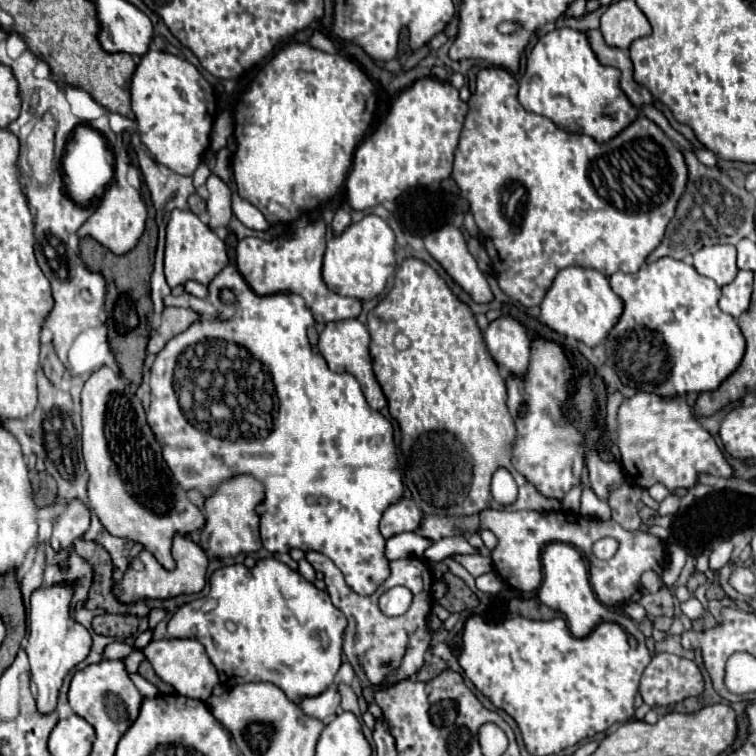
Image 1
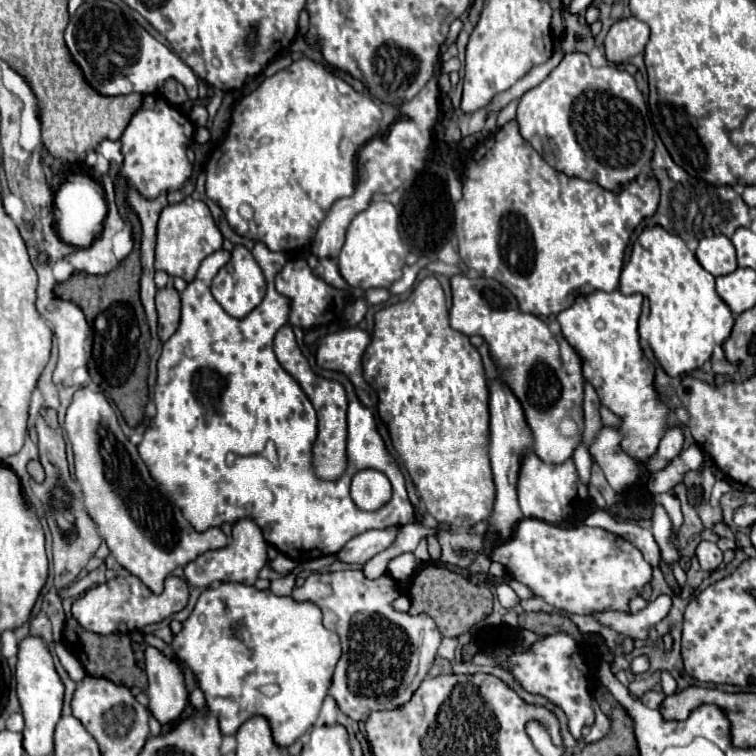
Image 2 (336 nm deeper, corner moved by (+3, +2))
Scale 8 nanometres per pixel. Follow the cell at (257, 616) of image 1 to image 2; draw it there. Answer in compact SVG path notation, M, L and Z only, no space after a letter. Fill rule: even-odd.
M220 583L202 591L192 615L184 621L184 629L174 635L172 649L192 669L198 687L204 691L206 707L218 715L222 735L234 735L244 721L260 715L270 723L274 743L280 749L298 741L314 725L328 693L334 665L340 659L340 639L322 625L322 611L314 603L298 603L292 597L274 595L270 589L258 591L242 583ZM264 685L278 685L280 691L266 697L260 691Z

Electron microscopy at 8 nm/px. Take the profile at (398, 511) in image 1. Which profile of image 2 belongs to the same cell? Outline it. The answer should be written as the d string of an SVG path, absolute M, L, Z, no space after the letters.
M388 527L386 531L366 531L354 539L350 539L342 551L336 553L336 561L342 563L366 563L380 551L388 549L390 543L396 539L398 529Z

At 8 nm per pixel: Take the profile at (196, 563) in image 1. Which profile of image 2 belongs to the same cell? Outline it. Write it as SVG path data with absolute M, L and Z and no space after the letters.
M126 575L88 589L80 599L72 603L72 617L86 631L92 631L98 635L132 633L132 631L140 631L146 625L164 621L166 617L182 611L186 603L188 603L188 585L184 579L170 575L164 583L164 591L160 595L154 595L138 577Z

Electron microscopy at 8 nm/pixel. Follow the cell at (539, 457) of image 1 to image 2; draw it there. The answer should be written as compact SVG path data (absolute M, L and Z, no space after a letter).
M530 453L522 461L522 471L518 477L518 501L520 501L524 517L540 519L540 521L546 521L552 525L566 523L580 511L580 507L586 499L588 499L588 489L586 489L586 485L582 487L572 459L564 461L560 467L560 465L542 463L534 453Z

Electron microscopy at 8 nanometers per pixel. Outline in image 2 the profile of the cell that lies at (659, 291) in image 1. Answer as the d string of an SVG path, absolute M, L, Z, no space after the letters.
M646 227L632 247L632 255L628 265L620 277L620 291L622 293L642 293L650 301L650 321L642 329L642 339L650 343L654 349L656 359L660 361L662 369L672 377L682 377L692 373L694 369L702 367L704 361L710 359L714 345L724 343L730 337L734 327L734 317L728 305L718 297L714 289L714 275L710 275L698 261L696 255L688 249L686 241L678 235L670 235L664 227Z

